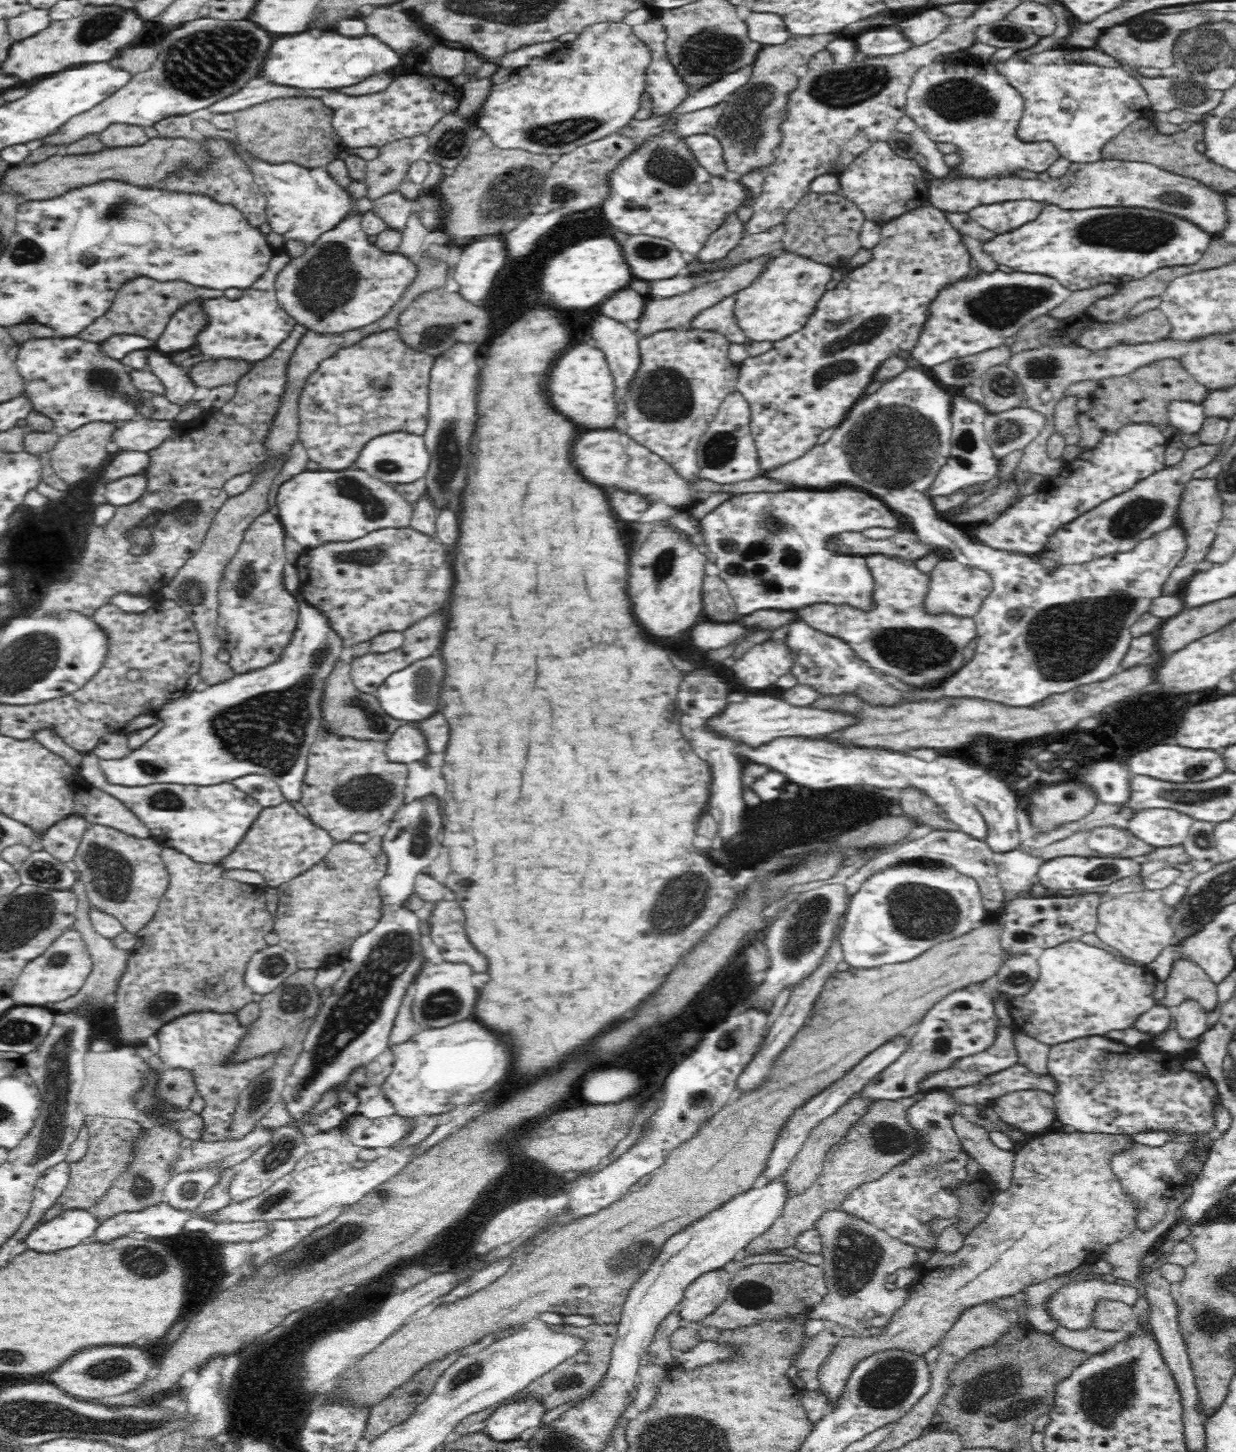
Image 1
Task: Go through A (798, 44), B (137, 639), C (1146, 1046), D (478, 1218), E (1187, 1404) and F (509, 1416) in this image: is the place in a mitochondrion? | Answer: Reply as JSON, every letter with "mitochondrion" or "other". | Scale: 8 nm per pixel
{"A":"other","B":"other","C":"other","D":"other","E":"other","F":"other"}

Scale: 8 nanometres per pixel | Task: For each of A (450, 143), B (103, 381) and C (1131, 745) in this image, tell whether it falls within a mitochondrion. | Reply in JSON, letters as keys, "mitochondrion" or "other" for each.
{"A":"mitochondrion","B":"mitochondrion","C":"other"}

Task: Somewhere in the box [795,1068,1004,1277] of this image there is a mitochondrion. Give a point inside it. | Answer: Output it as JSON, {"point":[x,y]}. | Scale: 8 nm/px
{"point":[886,1139]}

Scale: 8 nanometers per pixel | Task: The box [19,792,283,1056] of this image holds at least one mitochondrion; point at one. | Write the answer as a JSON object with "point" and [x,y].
{"point":[112,873]}

